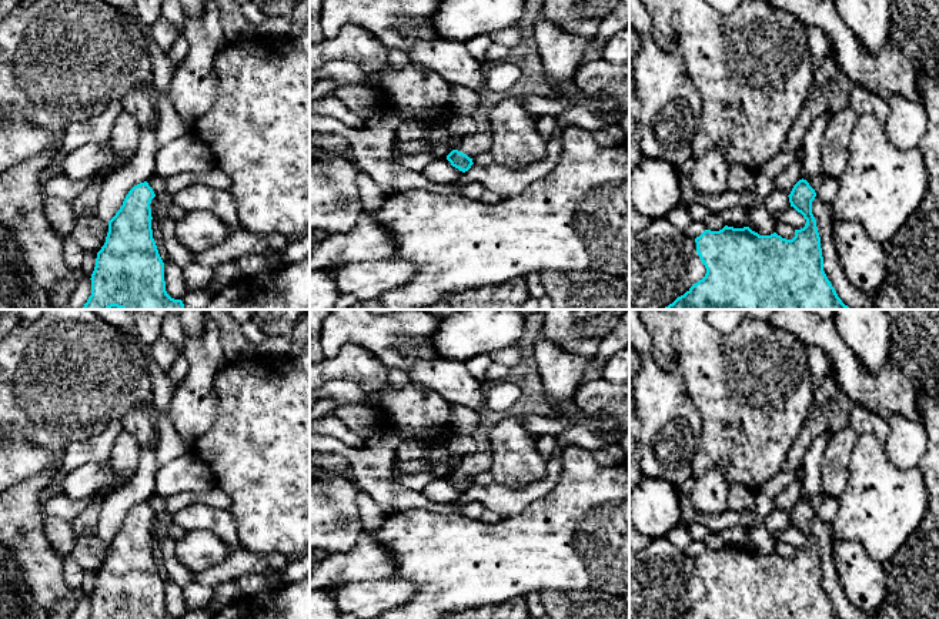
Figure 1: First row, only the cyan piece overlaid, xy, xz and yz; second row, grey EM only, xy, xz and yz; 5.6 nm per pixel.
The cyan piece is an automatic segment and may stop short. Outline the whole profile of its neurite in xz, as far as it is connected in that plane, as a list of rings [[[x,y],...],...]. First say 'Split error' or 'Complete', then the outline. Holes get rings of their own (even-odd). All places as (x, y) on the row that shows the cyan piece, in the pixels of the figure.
Complete. [[[452,150],[448,155],[447,160],[451,163],[452,167],[458,168],[460,171],[465,173],[471,168],[472,158],[470,158],[467,154]]]

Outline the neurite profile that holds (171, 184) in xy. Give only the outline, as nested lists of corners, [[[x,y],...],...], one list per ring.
[[[217,167],[203,173],[177,173],[166,178],[154,174],[147,180],[147,183],[153,188],[154,194],[166,193],[171,195],[197,183],[220,190],[230,190],[231,187],[231,180],[228,178],[228,175]]]

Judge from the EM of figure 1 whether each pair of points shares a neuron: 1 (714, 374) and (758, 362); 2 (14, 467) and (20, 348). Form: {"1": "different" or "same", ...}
{"1": "same", "2": "same"}

